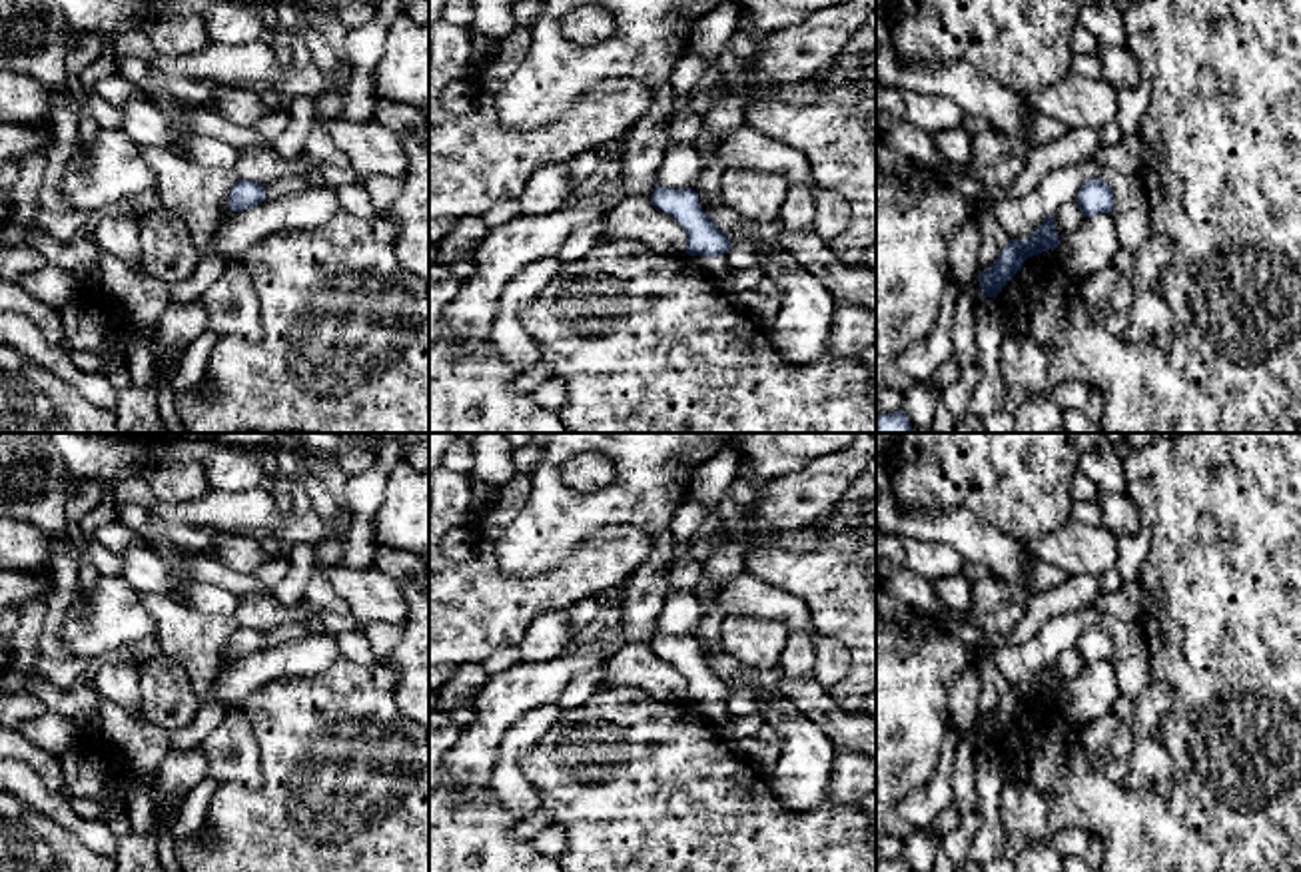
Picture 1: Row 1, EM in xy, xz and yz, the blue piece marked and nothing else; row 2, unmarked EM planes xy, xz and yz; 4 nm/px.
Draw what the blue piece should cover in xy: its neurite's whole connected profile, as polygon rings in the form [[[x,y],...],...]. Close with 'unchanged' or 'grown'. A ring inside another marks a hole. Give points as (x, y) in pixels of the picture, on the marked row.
[[[237,180],[227,196],[231,212],[249,210],[265,200],[265,188],[247,180]]] | unchanged

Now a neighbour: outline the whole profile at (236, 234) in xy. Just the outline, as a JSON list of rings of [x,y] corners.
[[[329,184],[263,200],[249,210],[223,218],[212,235],[208,253],[219,255],[227,263],[241,263],[243,255],[263,237],[321,225],[339,208],[339,192]]]

